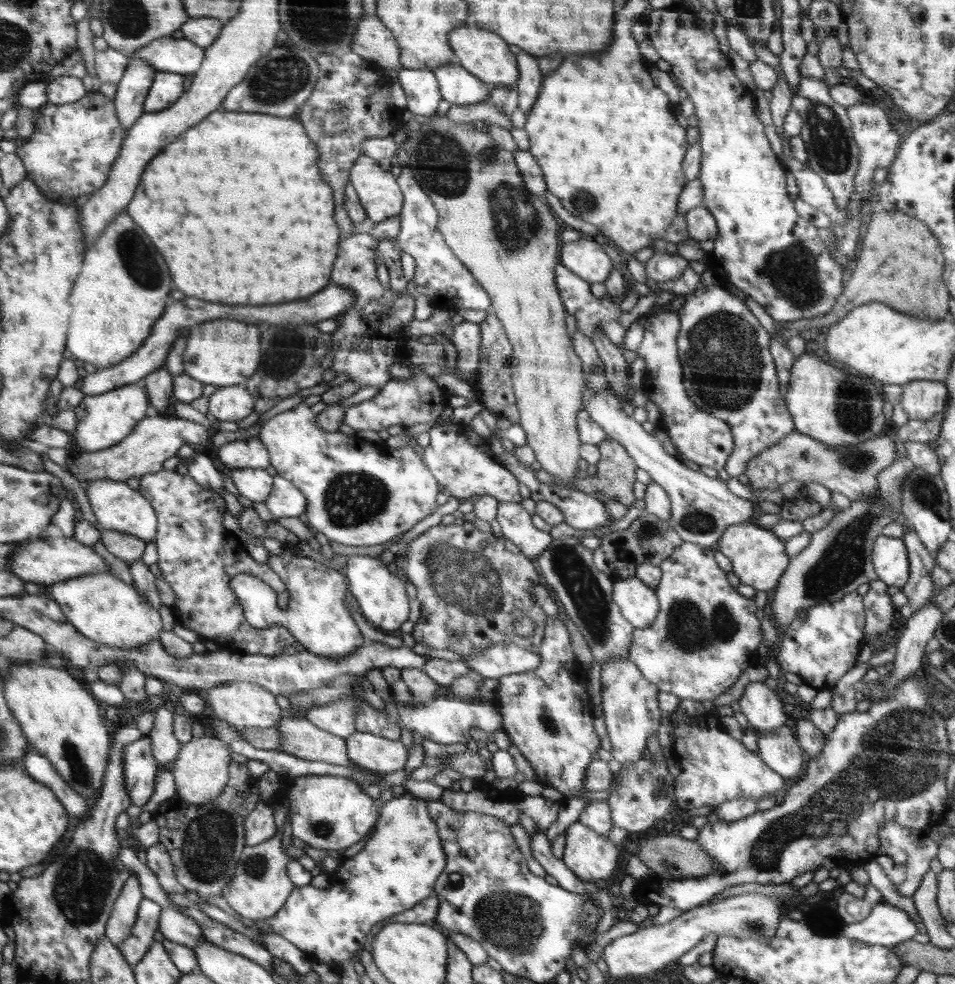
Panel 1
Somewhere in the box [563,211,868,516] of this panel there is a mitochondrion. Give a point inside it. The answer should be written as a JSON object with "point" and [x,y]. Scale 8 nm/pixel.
{"point":[722,352]}

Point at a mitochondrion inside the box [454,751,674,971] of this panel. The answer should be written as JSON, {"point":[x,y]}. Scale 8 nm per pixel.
{"point":[516,925]}

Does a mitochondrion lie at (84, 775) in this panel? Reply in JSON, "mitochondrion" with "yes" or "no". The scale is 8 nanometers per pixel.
{"mitochondrion":"yes"}

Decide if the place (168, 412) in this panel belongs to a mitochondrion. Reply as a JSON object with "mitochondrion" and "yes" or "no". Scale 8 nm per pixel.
{"mitochondrion":"no"}

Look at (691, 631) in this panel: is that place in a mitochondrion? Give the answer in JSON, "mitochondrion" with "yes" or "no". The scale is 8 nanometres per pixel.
{"mitochondrion":"yes"}

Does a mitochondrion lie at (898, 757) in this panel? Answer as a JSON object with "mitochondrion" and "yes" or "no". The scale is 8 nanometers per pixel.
{"mitochondrion":"yes"}

